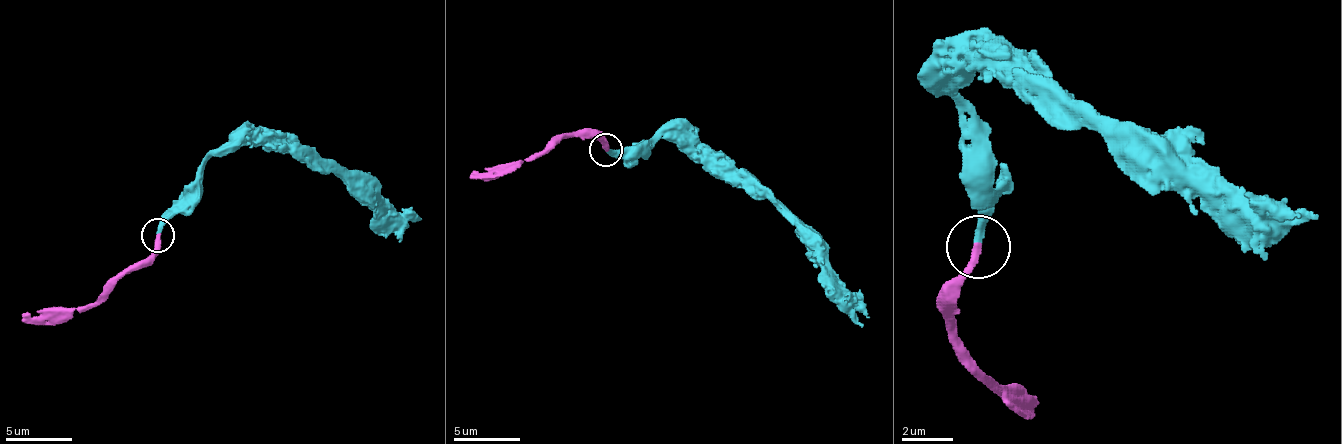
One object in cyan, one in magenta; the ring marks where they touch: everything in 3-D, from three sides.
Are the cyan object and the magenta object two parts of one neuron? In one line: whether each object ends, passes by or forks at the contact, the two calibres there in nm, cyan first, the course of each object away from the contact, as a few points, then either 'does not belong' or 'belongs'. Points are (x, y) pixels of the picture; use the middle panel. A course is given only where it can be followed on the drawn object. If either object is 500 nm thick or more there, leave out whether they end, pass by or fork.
cyan ends | magenta ends | 280/320 nm | cyan via (606, 150), (650, 150), (663, 137), (709, 147), (756, 187), (812, 250), (826, 283), (862, 326) | magenta via (606, 150), (593, 137), (560, 137), (543, 154), (497, 164), (470, 177) | belongs

